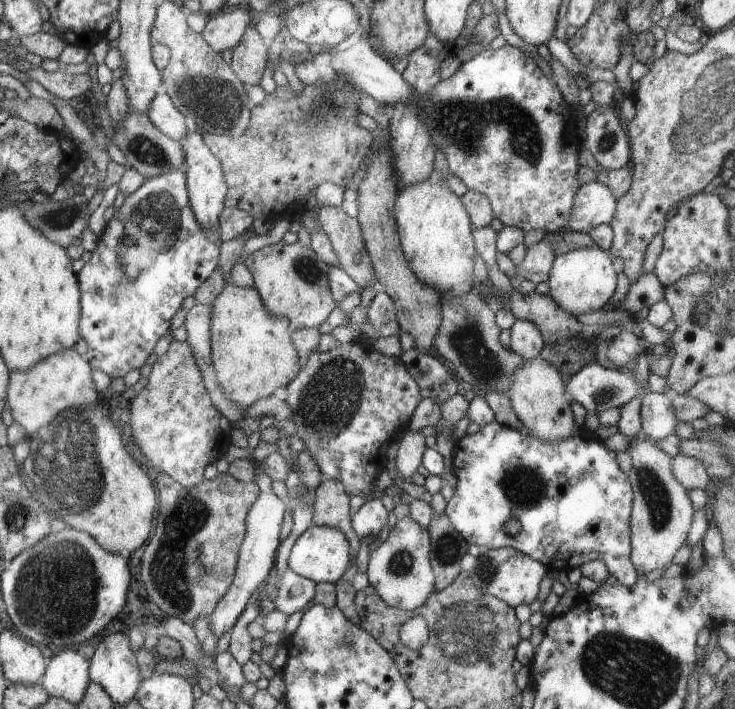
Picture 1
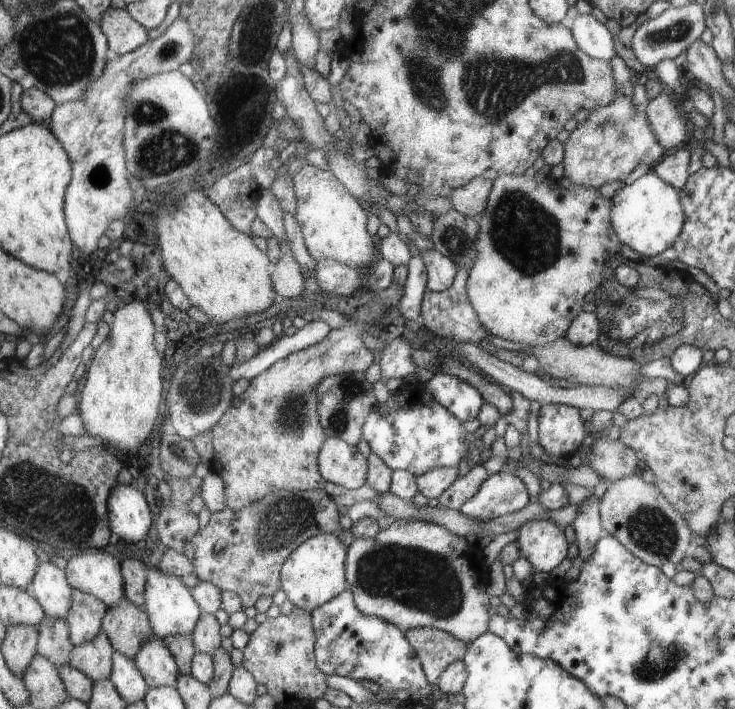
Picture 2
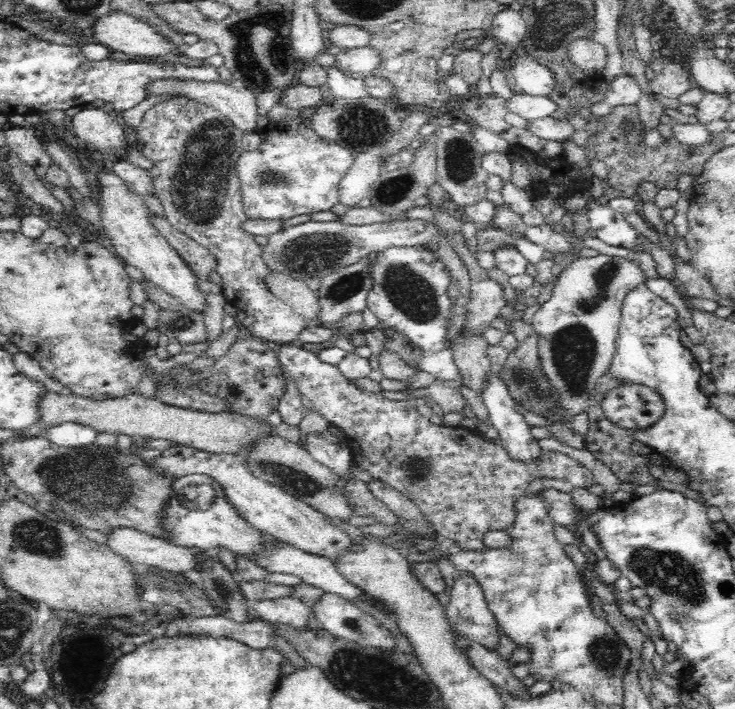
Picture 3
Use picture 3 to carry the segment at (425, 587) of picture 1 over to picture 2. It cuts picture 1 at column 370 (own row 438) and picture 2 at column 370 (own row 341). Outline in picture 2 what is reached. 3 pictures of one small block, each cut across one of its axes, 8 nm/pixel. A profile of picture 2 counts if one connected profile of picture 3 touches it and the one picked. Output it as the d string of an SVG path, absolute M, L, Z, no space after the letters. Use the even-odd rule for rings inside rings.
M398 519L374 538L357 538L349 548L346 561L348 589L362 614L385 619L403 631L422 627L444 630L471 643L488 630L488 592L474 576L486 576L483 548L468 538L454 534L437 523L414 519Z

